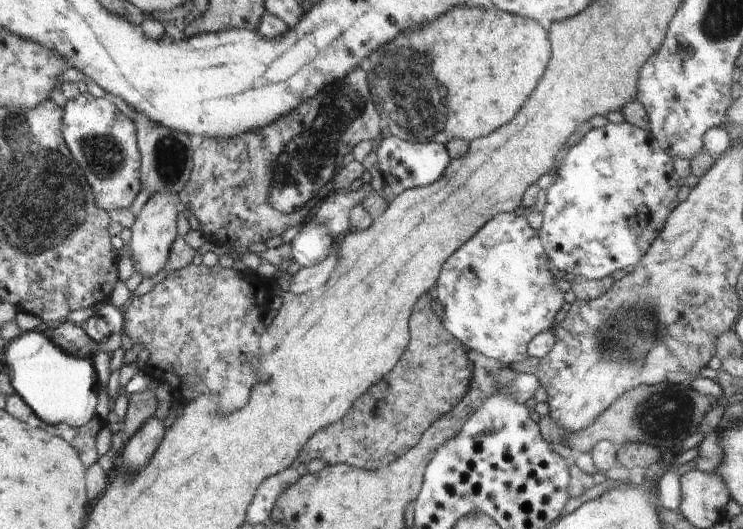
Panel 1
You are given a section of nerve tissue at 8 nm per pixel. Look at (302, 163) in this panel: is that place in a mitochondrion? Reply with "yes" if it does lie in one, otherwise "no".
yes

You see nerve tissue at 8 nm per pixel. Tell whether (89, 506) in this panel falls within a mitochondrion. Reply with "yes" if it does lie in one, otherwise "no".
no

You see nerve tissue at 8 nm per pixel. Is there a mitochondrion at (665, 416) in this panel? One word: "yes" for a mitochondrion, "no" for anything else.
yes

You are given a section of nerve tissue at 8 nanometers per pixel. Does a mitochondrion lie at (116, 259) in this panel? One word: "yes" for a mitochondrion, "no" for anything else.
no

